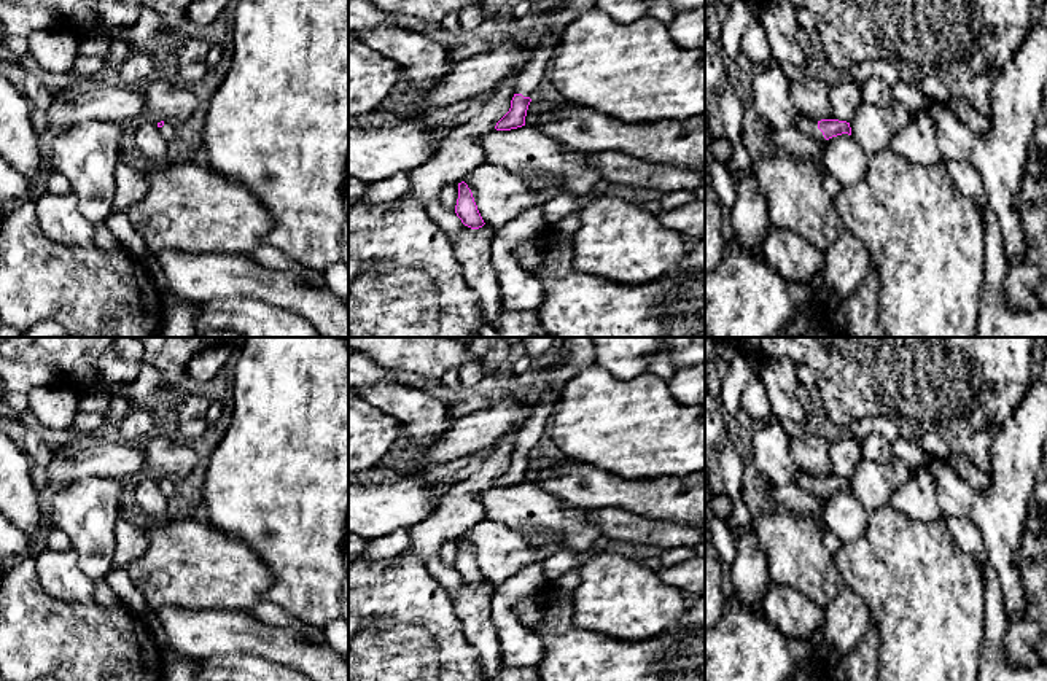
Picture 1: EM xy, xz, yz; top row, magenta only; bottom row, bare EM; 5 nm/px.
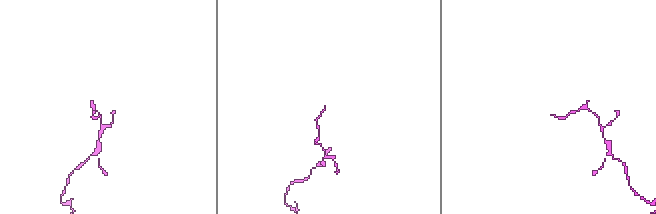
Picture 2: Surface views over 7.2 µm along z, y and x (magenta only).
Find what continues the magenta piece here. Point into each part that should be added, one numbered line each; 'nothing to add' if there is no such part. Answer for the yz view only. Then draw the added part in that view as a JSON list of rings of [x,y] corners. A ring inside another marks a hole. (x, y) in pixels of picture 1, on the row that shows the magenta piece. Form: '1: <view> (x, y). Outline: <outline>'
1: yz (802, 123). Outline: [[[799,115],[792,126],[800,132],[808,134],[815,138],[826,140],[823,132],[818,129],[818,121],[813,121],[804,115]]]

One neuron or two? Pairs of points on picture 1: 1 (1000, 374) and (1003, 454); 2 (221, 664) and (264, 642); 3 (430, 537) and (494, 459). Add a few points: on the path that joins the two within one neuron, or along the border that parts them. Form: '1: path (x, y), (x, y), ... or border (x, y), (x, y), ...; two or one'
1: border (1025, 396), (996, 433), (988, 460); two
2: border (201, 659), (214, 656), (261, 656), (274, 662); two
3: path (449, 517), (484, 478); one

